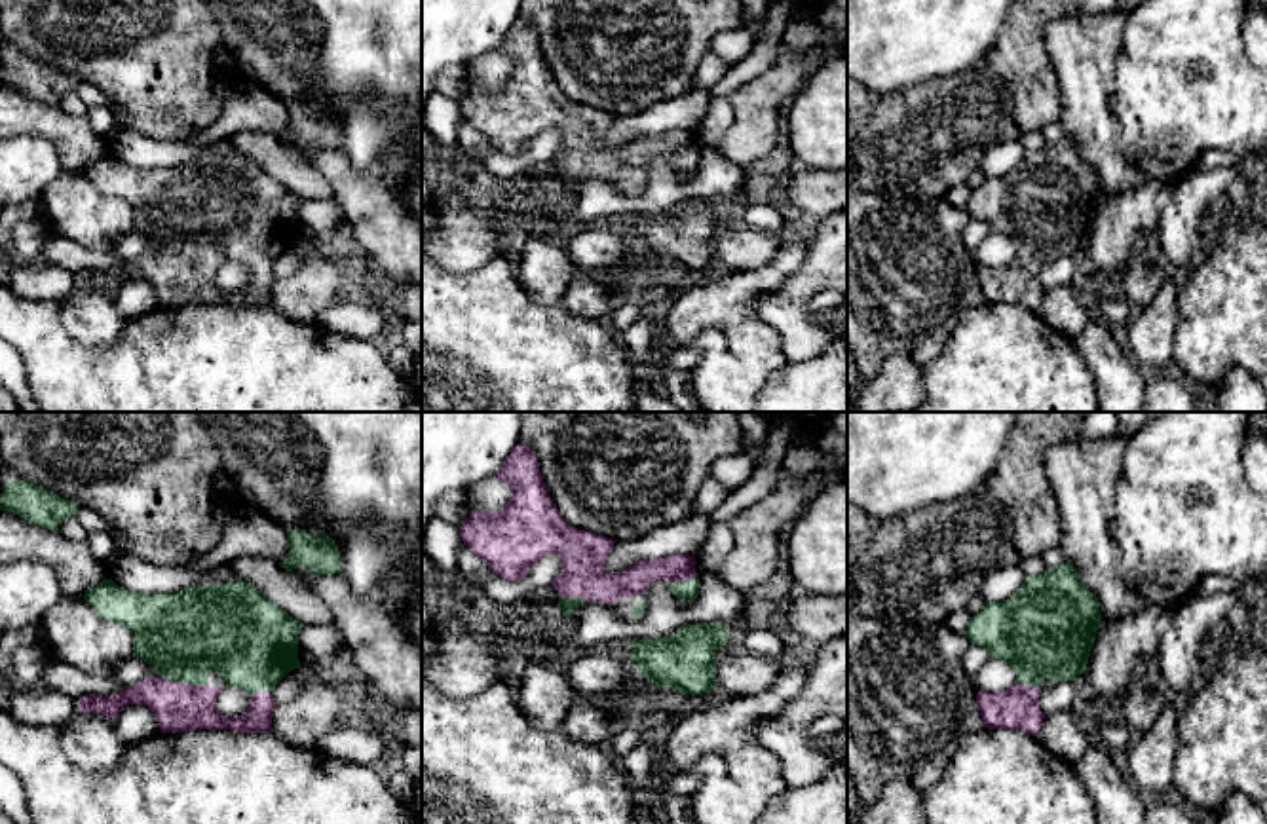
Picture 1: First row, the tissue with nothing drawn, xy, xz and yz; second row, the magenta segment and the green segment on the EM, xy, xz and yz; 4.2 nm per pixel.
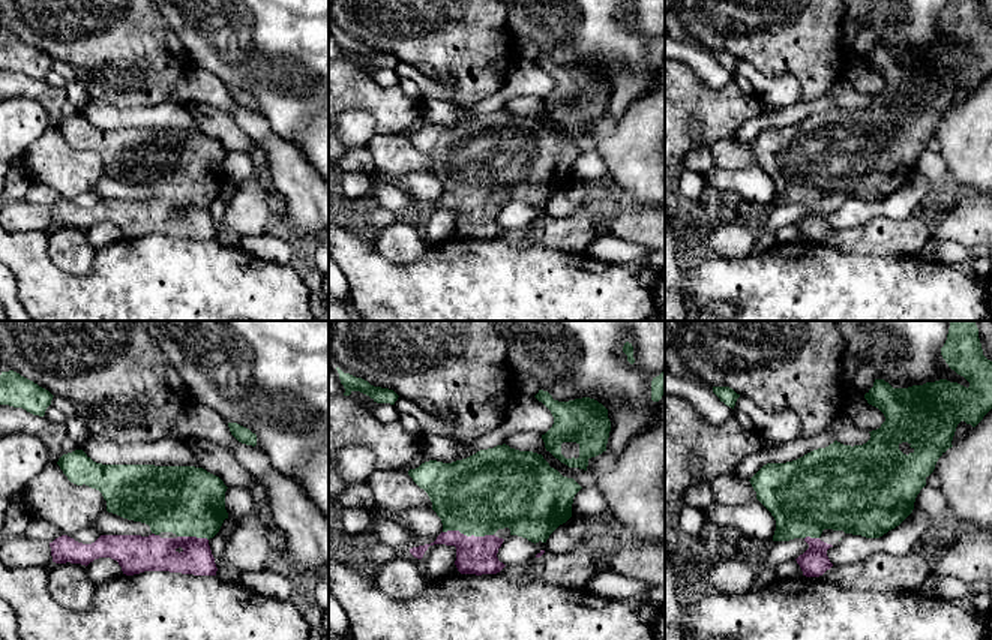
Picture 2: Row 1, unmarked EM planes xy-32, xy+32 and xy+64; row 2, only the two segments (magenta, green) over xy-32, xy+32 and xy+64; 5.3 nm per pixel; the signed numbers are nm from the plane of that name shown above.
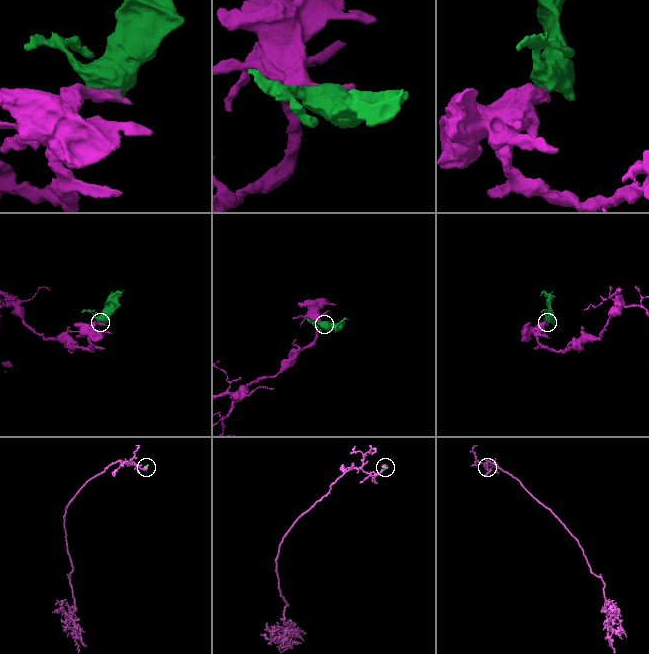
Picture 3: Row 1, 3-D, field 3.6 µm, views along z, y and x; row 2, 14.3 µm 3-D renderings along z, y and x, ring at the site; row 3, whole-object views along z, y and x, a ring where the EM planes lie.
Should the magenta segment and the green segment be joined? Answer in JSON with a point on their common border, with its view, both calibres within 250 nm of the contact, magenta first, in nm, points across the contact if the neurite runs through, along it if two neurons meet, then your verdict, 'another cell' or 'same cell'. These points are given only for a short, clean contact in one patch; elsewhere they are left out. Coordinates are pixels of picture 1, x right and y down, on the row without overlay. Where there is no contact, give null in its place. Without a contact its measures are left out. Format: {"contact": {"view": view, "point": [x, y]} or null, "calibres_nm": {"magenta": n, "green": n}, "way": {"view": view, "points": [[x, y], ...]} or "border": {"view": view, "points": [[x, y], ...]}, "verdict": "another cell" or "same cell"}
{"contact": {"view": "xy", "point": [183, 259]}, "calibres_nm": {"magenta": 200, "green": 380}, "verdict": "same cell"}

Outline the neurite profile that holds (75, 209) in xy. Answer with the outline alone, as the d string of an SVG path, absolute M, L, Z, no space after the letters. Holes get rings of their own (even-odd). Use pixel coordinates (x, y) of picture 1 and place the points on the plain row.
M63 171L40 196L51 234L89 251L108 251L112 239L135 228L133 209L99 192L84 171Z

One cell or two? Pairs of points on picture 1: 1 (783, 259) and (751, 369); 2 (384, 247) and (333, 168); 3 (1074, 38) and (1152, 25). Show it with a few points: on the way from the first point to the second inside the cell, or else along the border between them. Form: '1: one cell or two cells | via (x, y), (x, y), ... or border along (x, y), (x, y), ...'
1: one cell | via (756, 285), (741, 300), (741, 325), (751, 342)
2: one cell | via (384, 228), (377, 211), (352, 187)
3: two cells | border along (1127, 19), (1121, 31), (1114, 74)

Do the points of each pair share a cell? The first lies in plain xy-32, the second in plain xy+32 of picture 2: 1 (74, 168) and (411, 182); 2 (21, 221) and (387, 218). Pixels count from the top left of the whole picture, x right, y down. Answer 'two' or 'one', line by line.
1: two
2: one

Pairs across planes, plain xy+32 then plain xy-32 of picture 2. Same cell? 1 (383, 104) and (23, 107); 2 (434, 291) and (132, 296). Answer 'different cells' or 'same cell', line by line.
1: different cells
2: same cell

